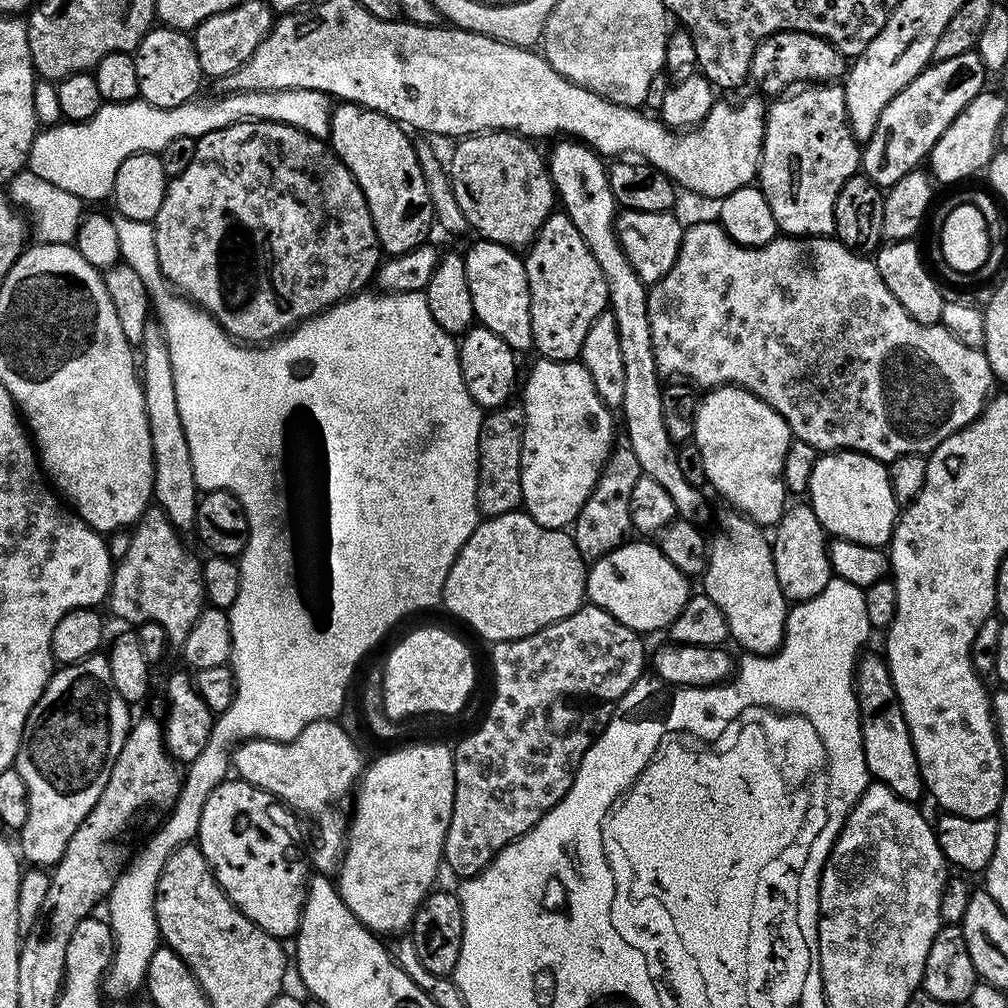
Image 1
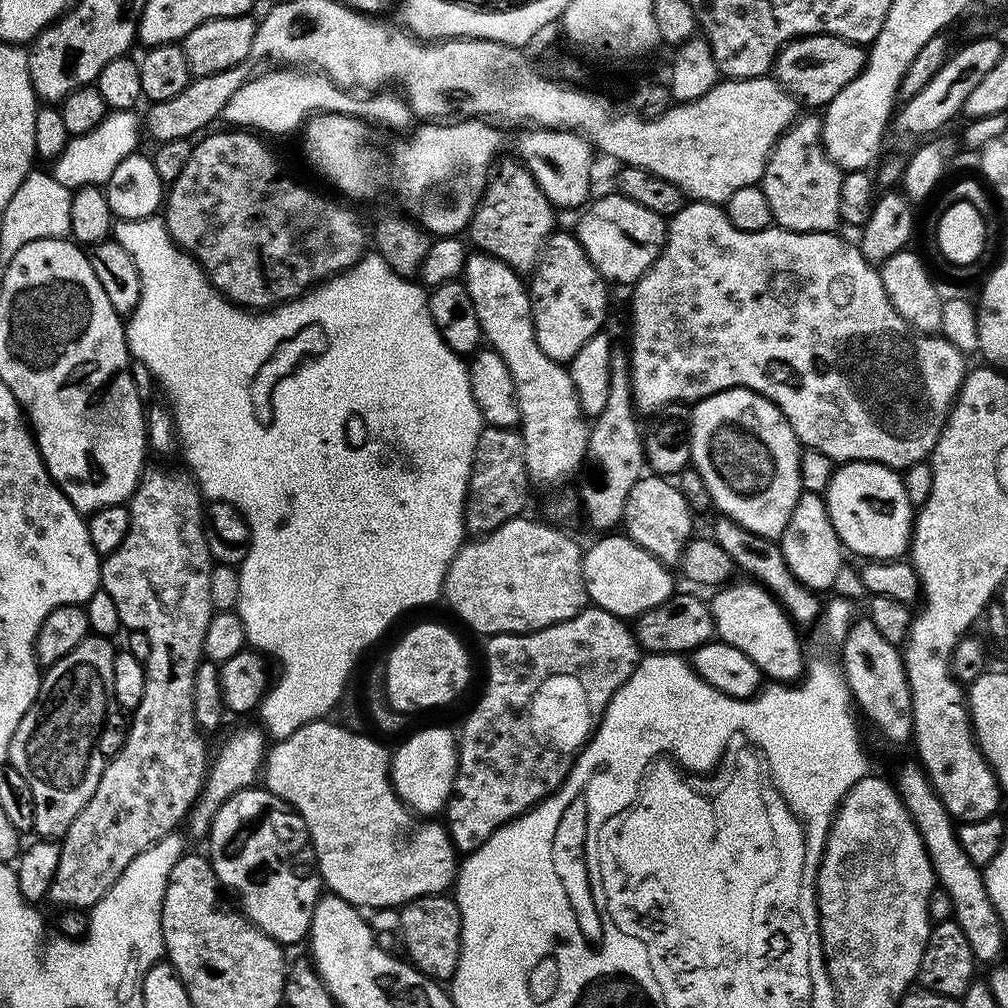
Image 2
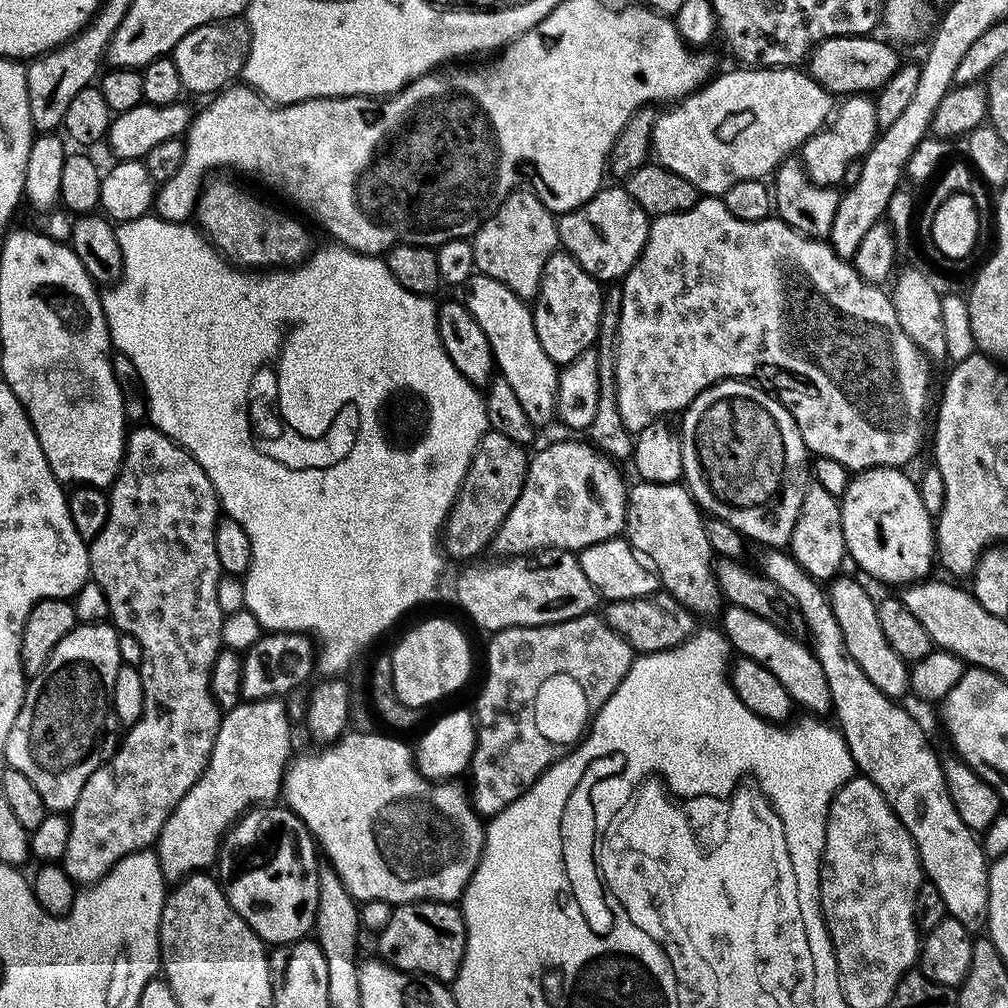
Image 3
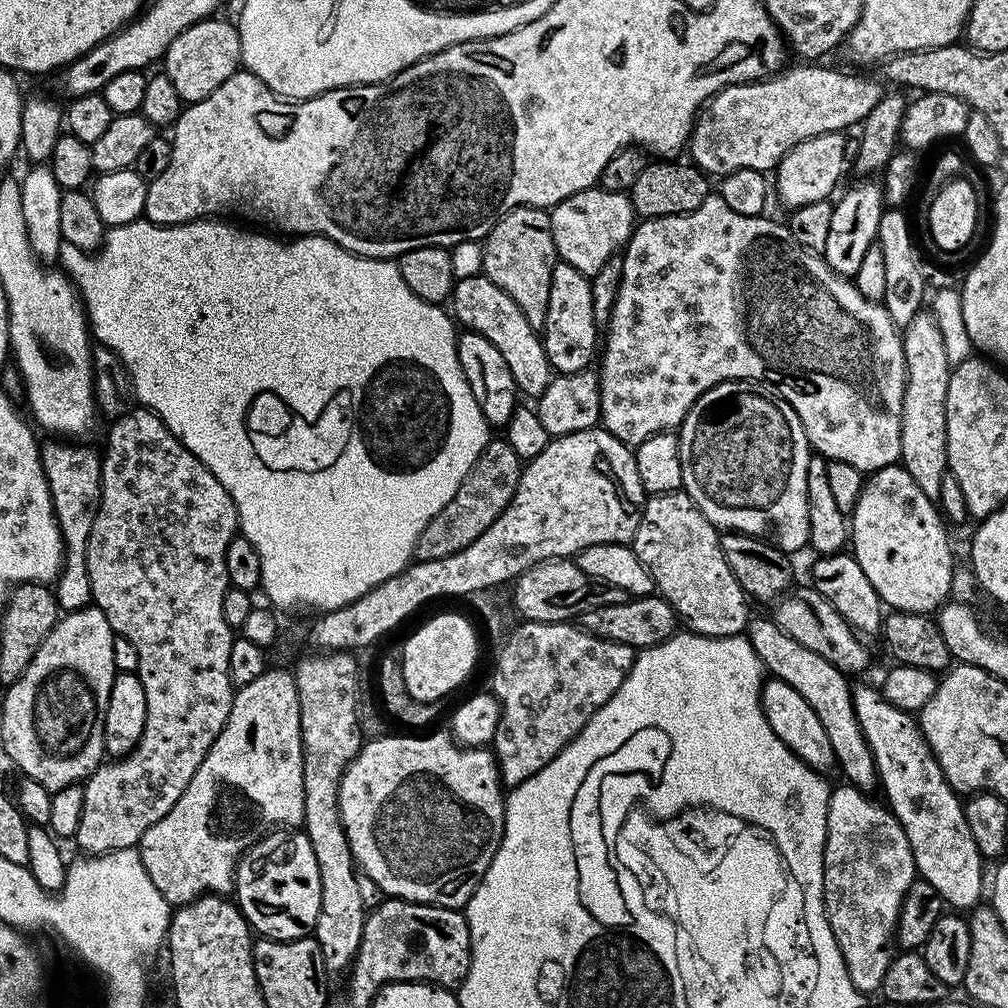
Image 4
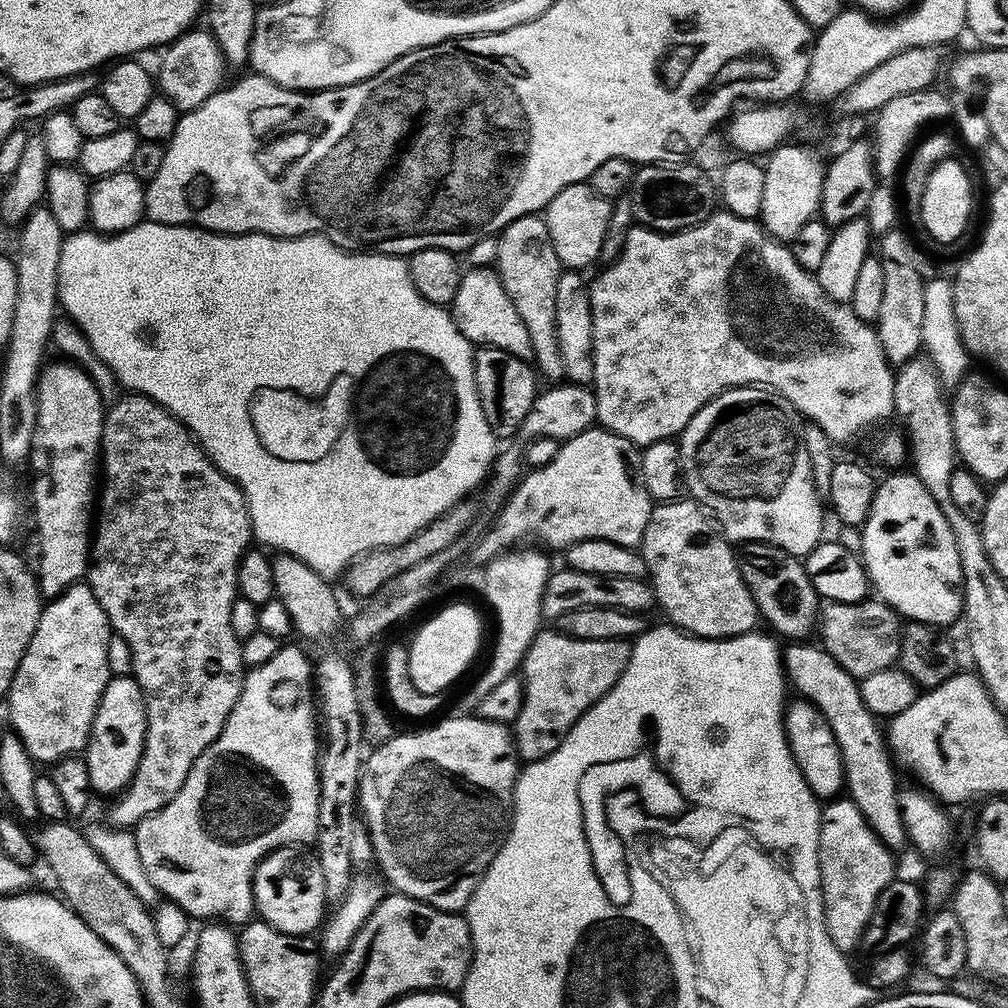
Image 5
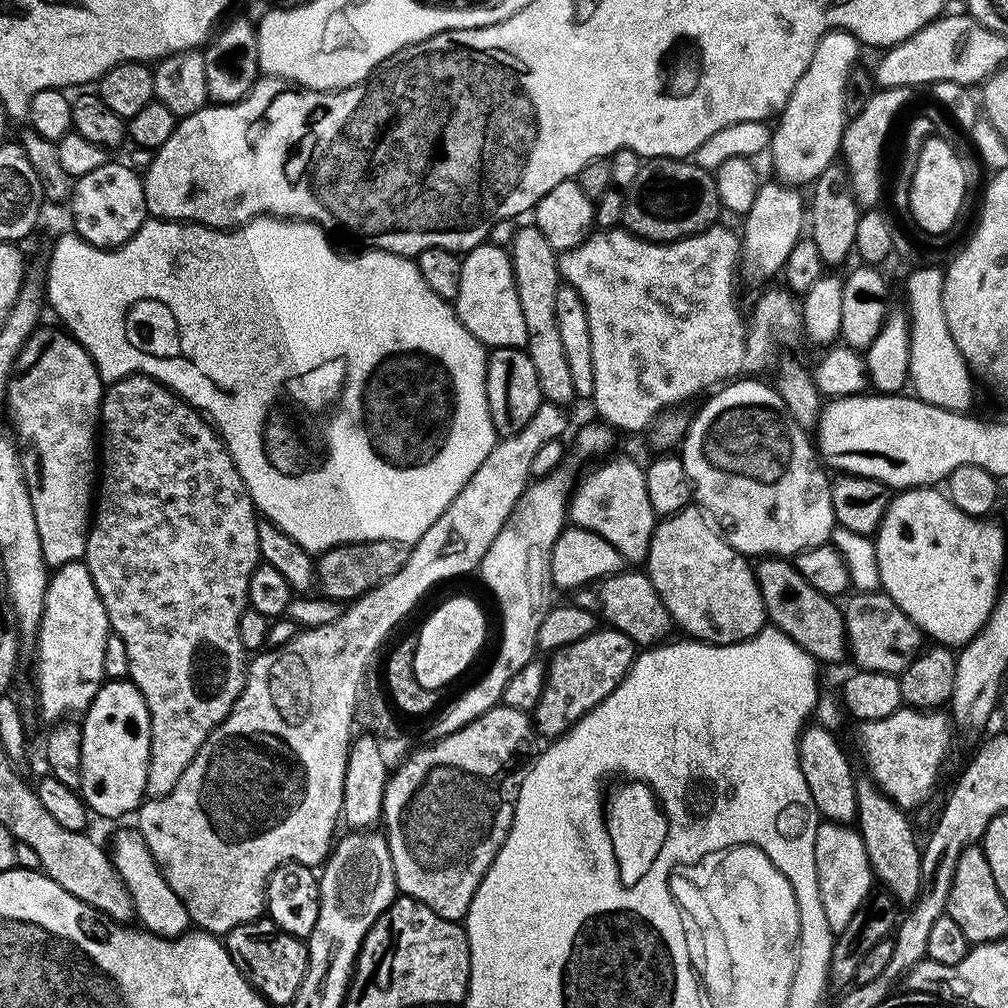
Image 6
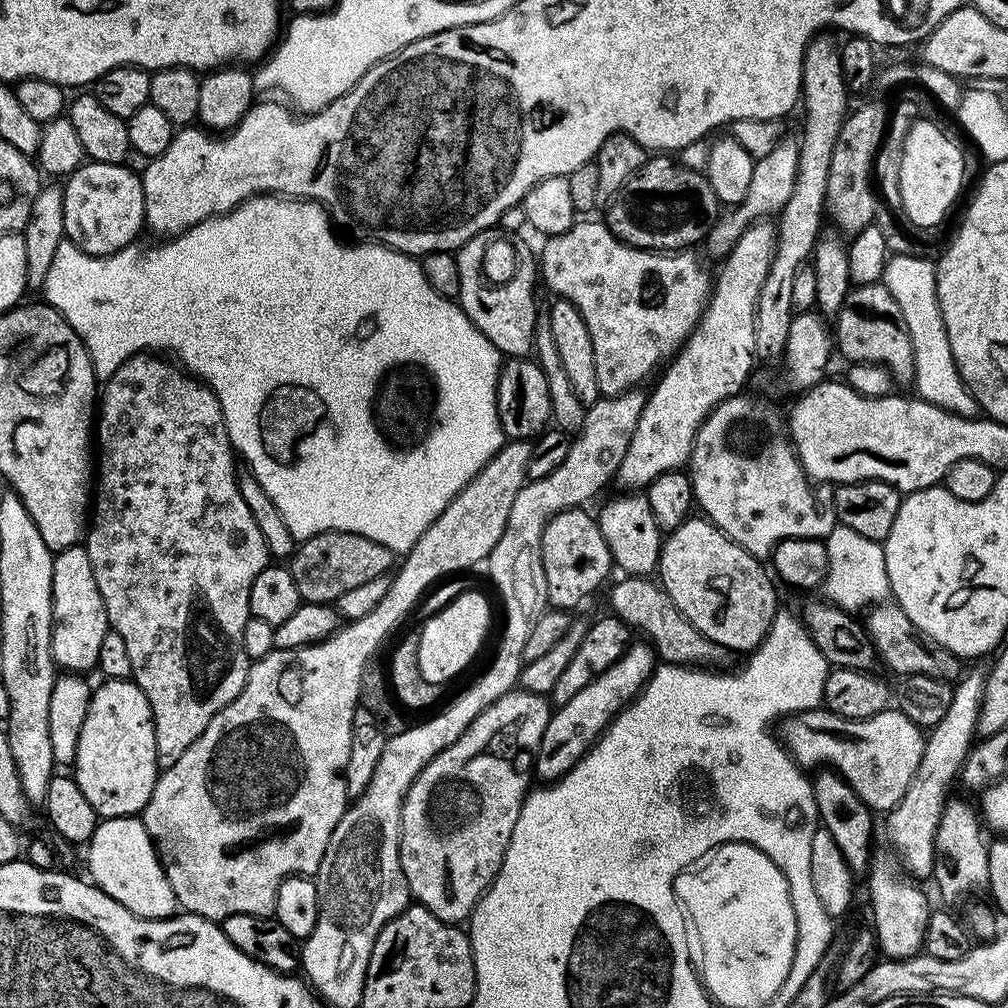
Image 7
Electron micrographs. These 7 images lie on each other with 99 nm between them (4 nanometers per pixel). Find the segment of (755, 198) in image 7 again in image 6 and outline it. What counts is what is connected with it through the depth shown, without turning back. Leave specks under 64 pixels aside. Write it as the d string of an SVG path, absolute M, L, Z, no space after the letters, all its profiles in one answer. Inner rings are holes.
M833 30L827 32L814 46L814 58L810 58L810 66L806 66L806 74L798 78L798 86L790 94L786 106L778 114L780 125L773 127L770 132L770 157L772 164L776 167L776 172L781 181L789 186L811 185L812 181L826 170L841 155L840 143L844 137L844 125L846 115L844 116L844 107L848 104L848 91L850 78L853 69L857 67L856 59L860 56L862 45L859 40L850 32L841 32Z

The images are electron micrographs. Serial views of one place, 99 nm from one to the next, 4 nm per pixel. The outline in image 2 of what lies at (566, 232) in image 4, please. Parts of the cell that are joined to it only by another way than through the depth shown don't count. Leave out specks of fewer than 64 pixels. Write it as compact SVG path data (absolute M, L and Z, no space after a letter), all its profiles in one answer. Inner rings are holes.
M619 194L611 195L604 196L601 200L593 199L579 213L580 221L574 227L574 235L582 250L586 250L586 258L590 258L605 281L613 285L631 286L642 278L642 274L646 274L646 270L650 270L658 258L664 245L666 220L665 217L654 214L654 210L646 210L646 206L630 202L630 198Z

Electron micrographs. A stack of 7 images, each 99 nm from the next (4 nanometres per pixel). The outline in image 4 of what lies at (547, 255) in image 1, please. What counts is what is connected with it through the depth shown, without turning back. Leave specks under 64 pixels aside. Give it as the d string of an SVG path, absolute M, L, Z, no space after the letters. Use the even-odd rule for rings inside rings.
M563 262L556 263L554 278L550 278L550 306L546 308L546 322L542 329L549 365L561 376L589 371L598 356L596 328L598 321L594 318L591 279L574 270L574 266Z

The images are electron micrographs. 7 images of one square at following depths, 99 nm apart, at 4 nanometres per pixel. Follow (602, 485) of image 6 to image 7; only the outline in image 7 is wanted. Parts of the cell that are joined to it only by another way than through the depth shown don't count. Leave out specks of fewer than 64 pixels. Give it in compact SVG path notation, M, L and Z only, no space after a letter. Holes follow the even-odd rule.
M620 494L608 500L598 511L602 538L606 538L606 546L612 555L612 563L621 568L624 576L651 577L660 566L660 545L662 529L654 522L654 510L650 510L650 502L644 494Z

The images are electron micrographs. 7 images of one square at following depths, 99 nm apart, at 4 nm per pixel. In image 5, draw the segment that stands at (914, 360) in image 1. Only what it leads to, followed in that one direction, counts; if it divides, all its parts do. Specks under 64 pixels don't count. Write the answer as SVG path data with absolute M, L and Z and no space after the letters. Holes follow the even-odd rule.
M727 210L713 211L701 224L684 228L680 232L655 232L653 228L633 226L626 234L620 256L611 261L590 280L590 310L594 318L594 378L591 387L596 394L596 419L599 427L626 438L634 446L653 444L659 440L679 437L684 427L714 397L728 388L767 386L780 393L795 406L805 421L817 424L832 439L833 445L848 444L867 428L883 422L894 412L893 365L884 357L884 351L876 337L876 329L867 320L859 320L847 303L831 300L822 290L813 273L808 272L794 258L791 247L764 231L755 219L738 217ZM732 284L741 284L748 295L744 304L744 336L736 329L736 316L732 313Z

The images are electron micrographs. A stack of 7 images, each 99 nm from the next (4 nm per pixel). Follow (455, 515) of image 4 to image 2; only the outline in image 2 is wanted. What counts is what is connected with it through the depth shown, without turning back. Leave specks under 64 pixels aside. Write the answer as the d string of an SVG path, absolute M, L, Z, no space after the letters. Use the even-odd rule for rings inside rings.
M481 427L472 459L468 493L464 499L464 526L473 537L484 536L521 515L528 504L528 467L524 437L516 428Z

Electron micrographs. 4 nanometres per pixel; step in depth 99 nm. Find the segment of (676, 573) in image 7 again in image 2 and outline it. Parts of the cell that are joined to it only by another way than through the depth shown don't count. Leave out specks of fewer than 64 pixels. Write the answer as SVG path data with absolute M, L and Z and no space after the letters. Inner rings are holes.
M645 474L638 482L634 482L634 490L630 490L630 498L626 498L622 528L634 543L646 549L651 556L658 558L666 565L676 566L680 563L684 547L689 540L693 539L692 521L694 521L693 512L677 485L671 479L655 474Z

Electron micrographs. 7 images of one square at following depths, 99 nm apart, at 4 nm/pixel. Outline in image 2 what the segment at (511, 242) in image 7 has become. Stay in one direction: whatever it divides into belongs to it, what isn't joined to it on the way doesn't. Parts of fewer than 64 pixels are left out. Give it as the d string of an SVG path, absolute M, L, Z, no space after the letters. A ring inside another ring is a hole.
M479 250L469 255L462 277L462 283L470 294L470 302L474 302L474 314L478 314L481 337L486 341L487 347L502 354L502 362L510 366L510 374L514 378L520 411L518 428L526 446L528 479L533 485L560 484L567 476L574 475L579 468L581 471L588 455L590 424L584 411L580 409L578 394L574 390L574 382L570 378L567 367L557 360L546 358L546 354L542 354L542 346L538 346L538 338L534 338L532 299L528 297L528 284L520 280L523 280L521 273L506 266L506 262Z

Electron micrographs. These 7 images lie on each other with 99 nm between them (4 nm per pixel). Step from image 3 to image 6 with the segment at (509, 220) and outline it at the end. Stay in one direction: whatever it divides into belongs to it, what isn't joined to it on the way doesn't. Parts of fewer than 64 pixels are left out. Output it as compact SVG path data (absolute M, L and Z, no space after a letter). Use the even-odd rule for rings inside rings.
M520 226L512 239L510 255L518 302L522 306L522 318L526 322L526 351L530 362L534 362L534 370L538 370L538 386L542 390L544 400L561 406L577 403L578 397L574 390L570 365L558 330L558 317L555 316L558 290L562 283L558 254L552 249L550 242L546 242L546 234L542 234L542 230L534 226Z

